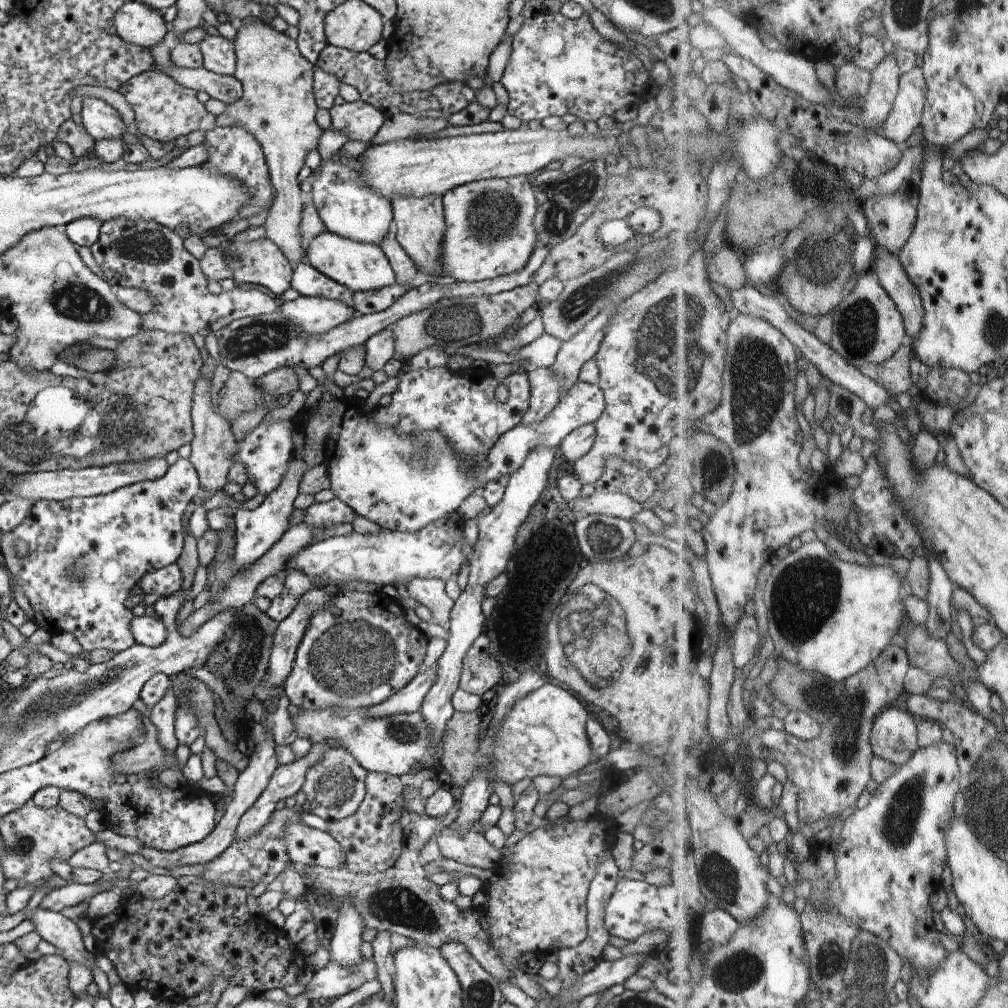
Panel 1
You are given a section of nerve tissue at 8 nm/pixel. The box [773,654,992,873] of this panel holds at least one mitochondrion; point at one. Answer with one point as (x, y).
(899, 824)

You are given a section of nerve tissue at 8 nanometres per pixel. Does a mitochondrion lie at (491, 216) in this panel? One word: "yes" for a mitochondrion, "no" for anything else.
yes

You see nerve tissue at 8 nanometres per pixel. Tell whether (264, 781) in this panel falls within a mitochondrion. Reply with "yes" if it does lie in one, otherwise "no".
no

